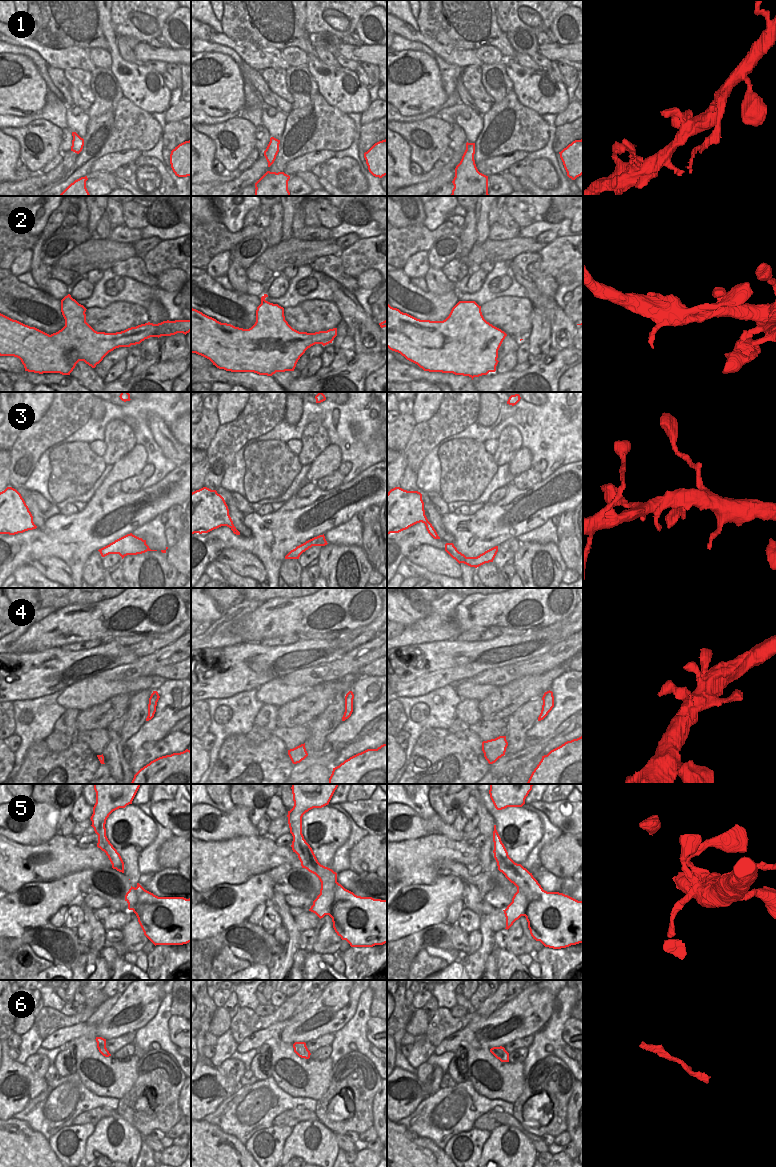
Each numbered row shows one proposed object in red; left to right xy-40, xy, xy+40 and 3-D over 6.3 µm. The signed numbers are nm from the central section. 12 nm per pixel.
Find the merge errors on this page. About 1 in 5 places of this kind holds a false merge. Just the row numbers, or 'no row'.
no row

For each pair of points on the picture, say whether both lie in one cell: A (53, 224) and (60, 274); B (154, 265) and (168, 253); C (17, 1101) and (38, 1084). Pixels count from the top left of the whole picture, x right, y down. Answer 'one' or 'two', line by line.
A: two
B: one
C: one

